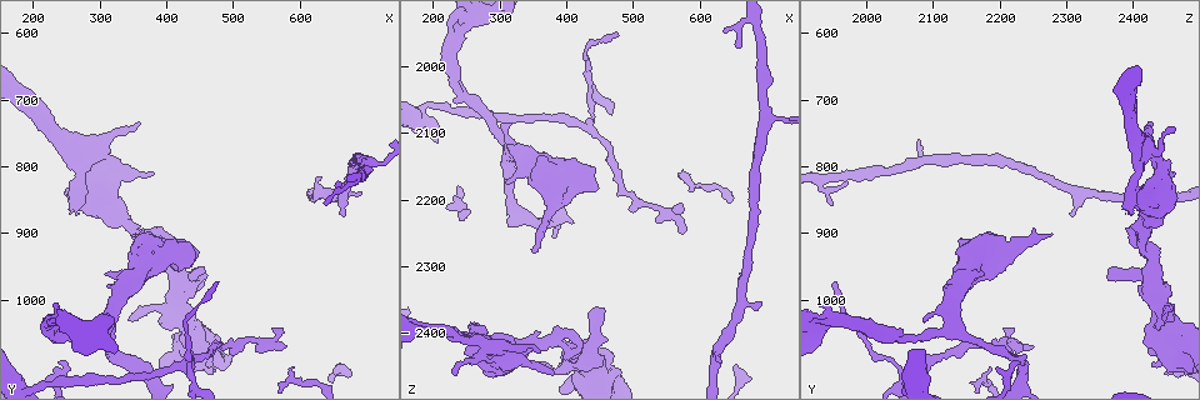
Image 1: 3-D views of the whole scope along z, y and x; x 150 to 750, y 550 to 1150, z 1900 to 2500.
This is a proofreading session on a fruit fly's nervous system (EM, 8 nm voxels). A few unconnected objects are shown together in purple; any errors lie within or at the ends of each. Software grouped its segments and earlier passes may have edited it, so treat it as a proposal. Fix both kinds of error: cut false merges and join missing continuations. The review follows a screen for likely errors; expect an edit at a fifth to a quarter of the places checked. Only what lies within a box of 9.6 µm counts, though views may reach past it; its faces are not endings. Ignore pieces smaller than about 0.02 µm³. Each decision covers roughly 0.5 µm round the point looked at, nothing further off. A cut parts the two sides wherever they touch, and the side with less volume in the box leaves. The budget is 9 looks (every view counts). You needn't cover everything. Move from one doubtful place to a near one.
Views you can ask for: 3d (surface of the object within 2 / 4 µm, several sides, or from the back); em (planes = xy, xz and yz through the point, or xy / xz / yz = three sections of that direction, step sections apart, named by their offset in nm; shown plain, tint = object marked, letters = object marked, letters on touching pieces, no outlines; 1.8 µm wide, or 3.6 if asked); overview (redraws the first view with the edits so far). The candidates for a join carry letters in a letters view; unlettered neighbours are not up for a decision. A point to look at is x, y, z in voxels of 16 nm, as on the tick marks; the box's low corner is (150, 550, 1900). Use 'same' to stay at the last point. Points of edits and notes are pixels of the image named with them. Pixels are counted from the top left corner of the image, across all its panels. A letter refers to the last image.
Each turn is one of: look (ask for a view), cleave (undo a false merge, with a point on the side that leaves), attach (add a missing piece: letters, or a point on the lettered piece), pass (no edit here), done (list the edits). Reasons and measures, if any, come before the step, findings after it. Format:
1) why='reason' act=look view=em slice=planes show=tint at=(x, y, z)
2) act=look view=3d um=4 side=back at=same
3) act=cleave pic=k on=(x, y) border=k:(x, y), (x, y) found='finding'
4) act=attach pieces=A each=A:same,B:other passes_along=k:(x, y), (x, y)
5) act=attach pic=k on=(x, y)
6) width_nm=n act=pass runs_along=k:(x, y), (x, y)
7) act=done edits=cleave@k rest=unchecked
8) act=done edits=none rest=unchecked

why='free end' act=look view=em um=3.6 slice=planes show=letters at=(695, 840, 2350)

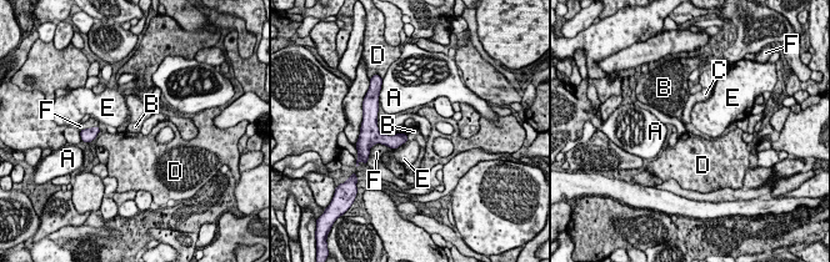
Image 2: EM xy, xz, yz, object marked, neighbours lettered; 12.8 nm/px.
act=pass each=A:other,B:other,C:other,D:other,E:other,F:other border=2:(403, 132), (406, 135) found='no lettered piece goes on from it'

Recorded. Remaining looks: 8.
why='branch stops here' act=look view=em slice=xz step=4 show=tint at=(630, 815, 2445)

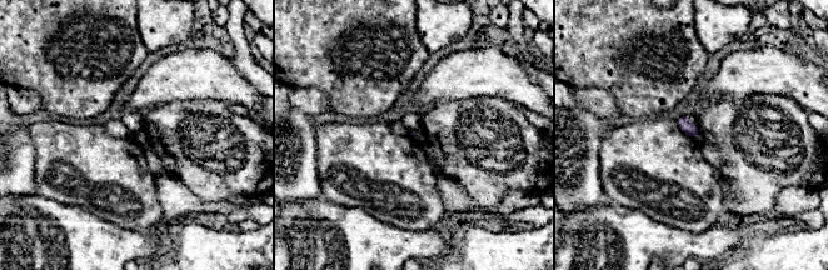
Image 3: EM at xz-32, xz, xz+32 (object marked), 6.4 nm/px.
why='another direction' act=look view=em slice=planes show=letters at=same

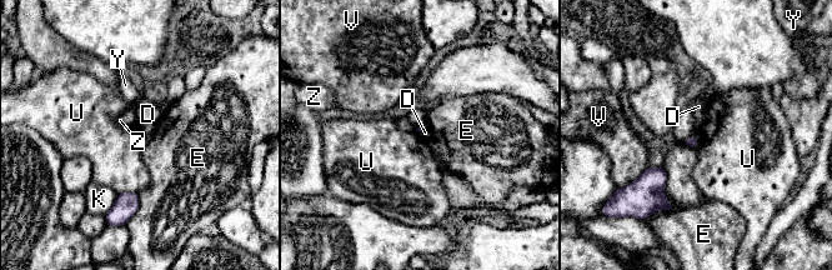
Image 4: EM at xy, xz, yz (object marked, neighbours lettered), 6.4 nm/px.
act=pass each=D:other,E:other,K:other,U:other,V:other,Y:other,Z:other found='no lettered piece goes on from it'

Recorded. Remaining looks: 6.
act=look view=3d um=4 side=back at=(355, 740, 2430)

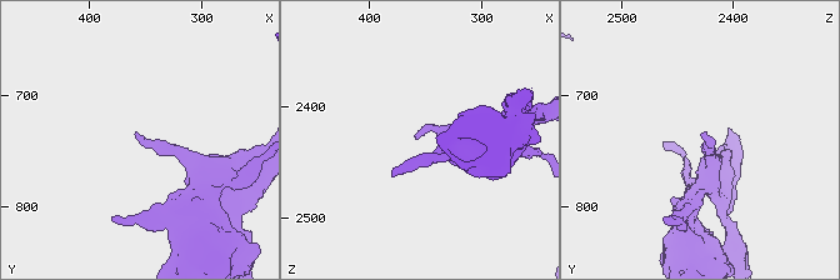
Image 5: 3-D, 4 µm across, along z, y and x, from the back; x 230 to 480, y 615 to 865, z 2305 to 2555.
why='shape alone is not enough' act=look view=em slice=xz step=16 show=tint at=(356, 734, 2424)

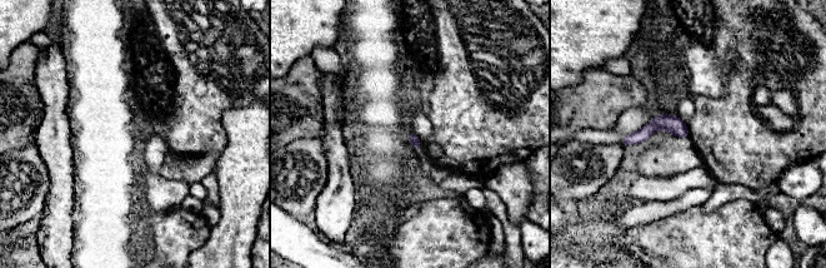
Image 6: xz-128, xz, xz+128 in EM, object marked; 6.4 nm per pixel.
why='what lies round it' act=look view=em slice=xz step=16 show=letters at=same

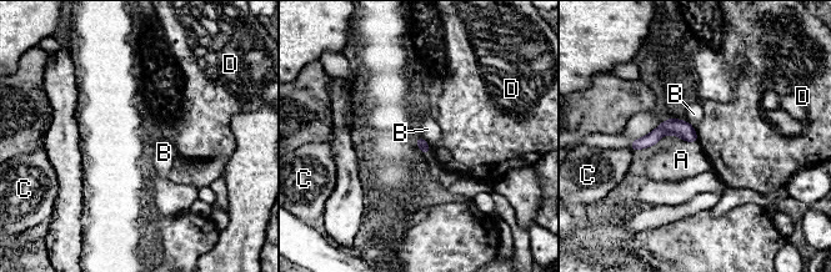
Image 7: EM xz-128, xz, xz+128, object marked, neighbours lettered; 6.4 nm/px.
act=pass each=A:other,B:other,C:other,D:other found='no lettered piece goes on from it'

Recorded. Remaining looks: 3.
why='arms run side by side' act=look view=em slice=planes show=tint at=(425, 1020, 2445)

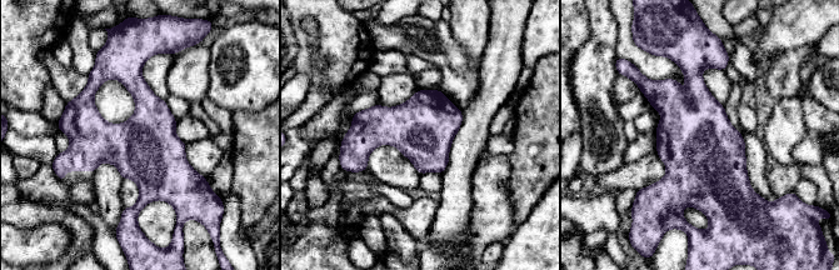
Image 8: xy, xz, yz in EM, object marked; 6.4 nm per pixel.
why='see the neighbours' act=look view=em slice=planes show=letters at=same

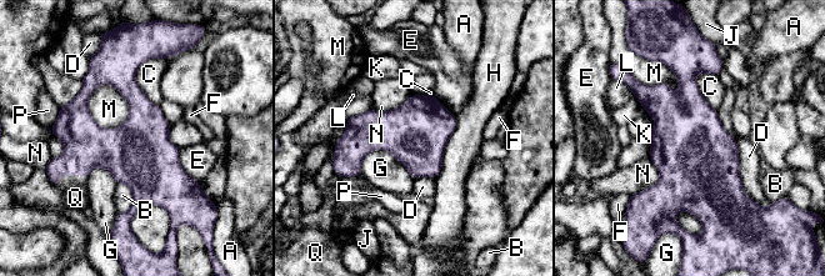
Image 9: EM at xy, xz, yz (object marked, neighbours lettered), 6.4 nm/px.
width_nm=400 act=pass each=A:other,B:other,C:other,D:other,E:other,F:other,G:other,H:other,J:other,K:other,L:other,M:other,N:other,P:other,Q:other border=9:(634, 76), (668, 84), (686, 108) found='all the same cell'

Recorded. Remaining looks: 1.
act=done edits=none rest=unchecked

